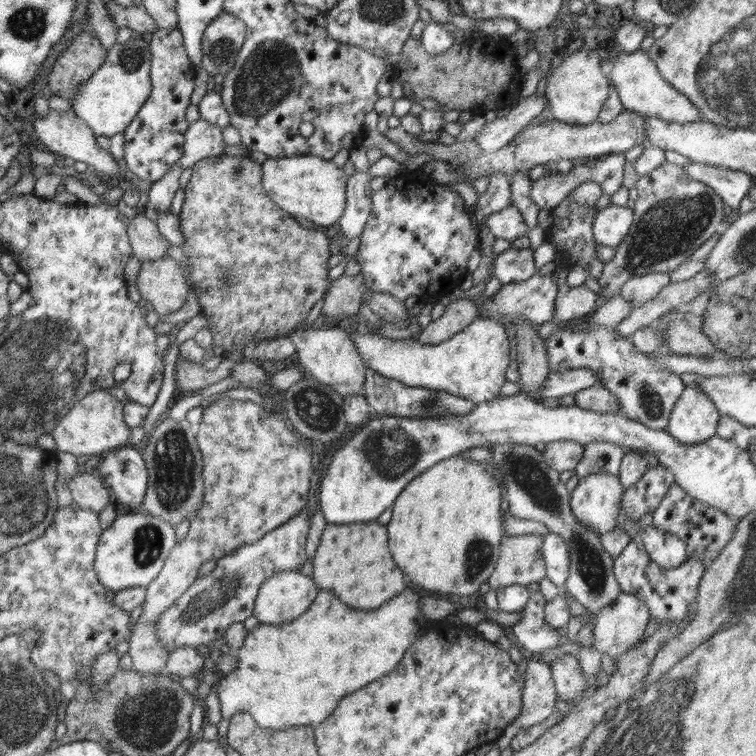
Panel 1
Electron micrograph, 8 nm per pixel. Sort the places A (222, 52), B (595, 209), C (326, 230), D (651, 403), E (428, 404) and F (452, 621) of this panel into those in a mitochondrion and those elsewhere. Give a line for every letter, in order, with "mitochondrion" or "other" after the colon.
A: mitochondrion
B: other
C: other
D: mitochondrion
E: mitochondrion
F: other

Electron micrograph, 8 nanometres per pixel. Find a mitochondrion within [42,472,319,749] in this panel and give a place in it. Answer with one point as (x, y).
(225, 585)

